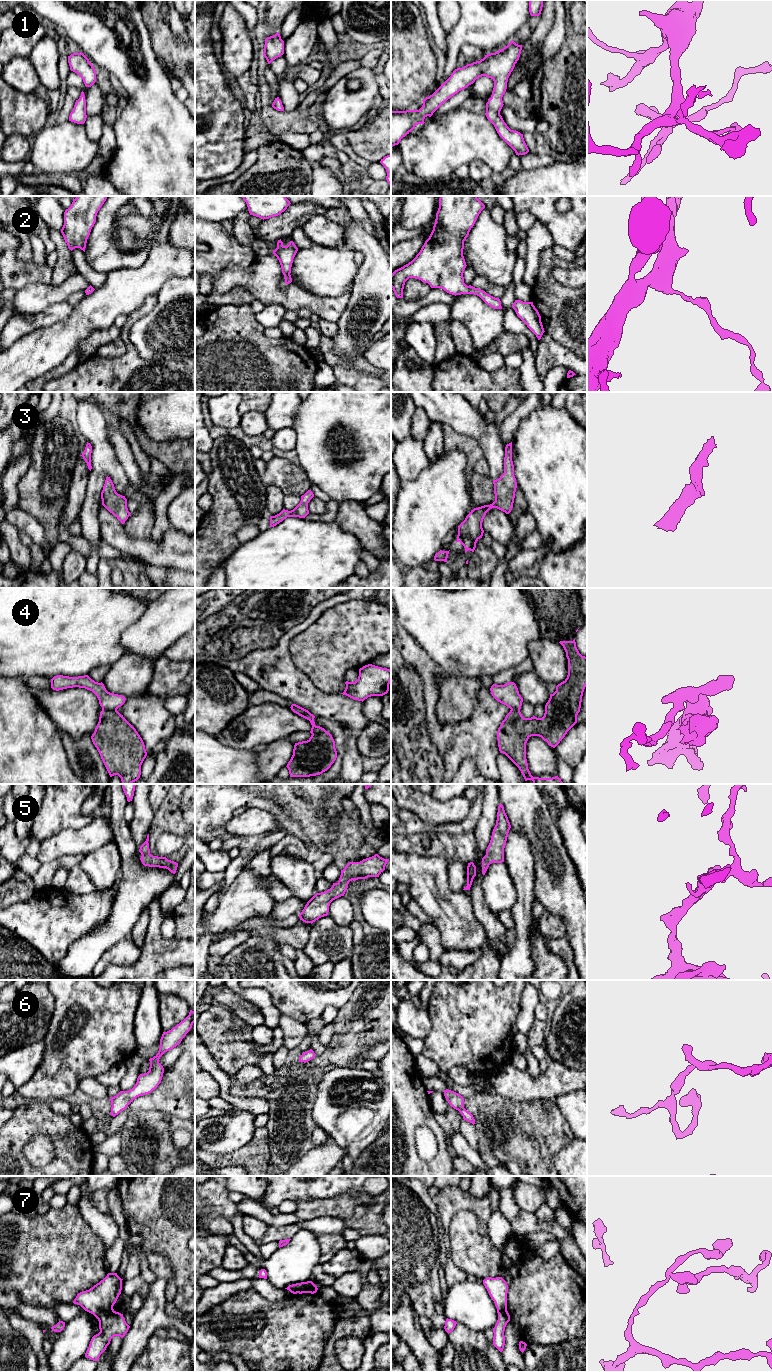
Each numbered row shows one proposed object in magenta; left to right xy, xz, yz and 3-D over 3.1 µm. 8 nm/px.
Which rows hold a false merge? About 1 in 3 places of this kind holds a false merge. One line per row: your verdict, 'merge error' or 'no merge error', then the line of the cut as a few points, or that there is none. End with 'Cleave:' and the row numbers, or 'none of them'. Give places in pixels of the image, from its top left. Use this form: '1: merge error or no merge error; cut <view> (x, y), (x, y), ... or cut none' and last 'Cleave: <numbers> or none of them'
1: no merge error; cut none
2: no merge error; cut none
3: no merge error; cut none
4: merge error; cut xy (102, 708), (116, 711)
5: no merge error; cut none
6: no merge error; cut none
7: merge error; cut xy (112, 1307), (96, 1317)
Cleave: 4, 7

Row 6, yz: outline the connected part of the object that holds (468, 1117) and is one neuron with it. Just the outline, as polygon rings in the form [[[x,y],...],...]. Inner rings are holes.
[[[448,1089],[444,1090],[443,1092],[450,1106],[458,1110],[462,1114],[464,1120],[474,1125],[475,1119],[473,1115],[464,1108],[464,1098],[460,1094]]]

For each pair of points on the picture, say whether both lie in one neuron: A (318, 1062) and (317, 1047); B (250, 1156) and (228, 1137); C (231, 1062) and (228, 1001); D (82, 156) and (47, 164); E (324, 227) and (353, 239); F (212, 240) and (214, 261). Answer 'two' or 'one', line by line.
A: two
B: two
C: two
D: one
E: two
F: one

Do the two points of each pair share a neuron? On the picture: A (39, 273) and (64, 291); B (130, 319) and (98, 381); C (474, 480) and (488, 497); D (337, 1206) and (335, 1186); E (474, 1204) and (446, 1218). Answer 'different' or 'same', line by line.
A: different
B: same
C: same
D: different
E: same

